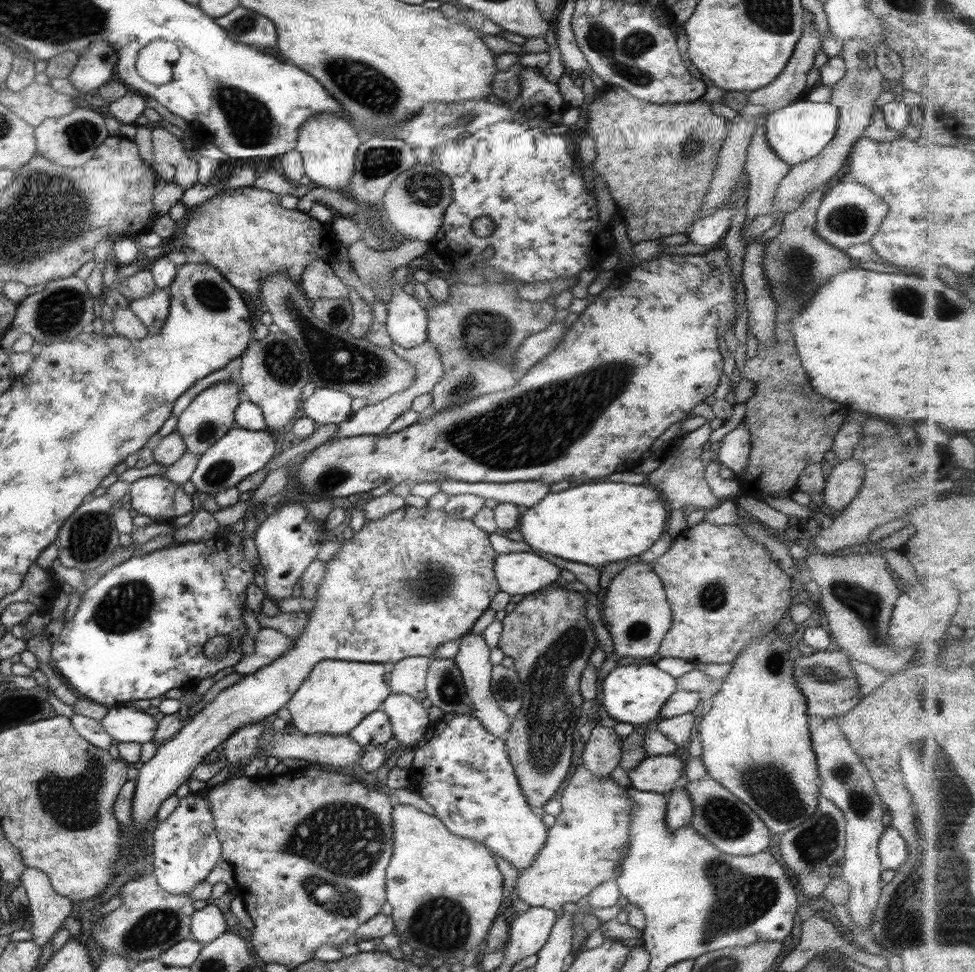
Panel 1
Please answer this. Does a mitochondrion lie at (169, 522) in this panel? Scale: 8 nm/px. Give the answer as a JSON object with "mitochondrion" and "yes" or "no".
{"mitochondrion":"no"}

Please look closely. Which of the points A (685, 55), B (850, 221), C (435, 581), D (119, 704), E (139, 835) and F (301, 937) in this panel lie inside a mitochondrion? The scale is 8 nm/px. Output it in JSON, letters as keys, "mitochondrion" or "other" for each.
{"A":"other","B":"mitochondrion","C":"mitochondrion","D":"other","E":"other","F":"other"}

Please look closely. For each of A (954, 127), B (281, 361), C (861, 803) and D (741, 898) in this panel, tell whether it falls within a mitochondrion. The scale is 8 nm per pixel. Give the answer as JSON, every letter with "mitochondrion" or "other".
{"A":"other","B":"mitochondrion","C":"mitochondrion","D":"mitochondrion"}

